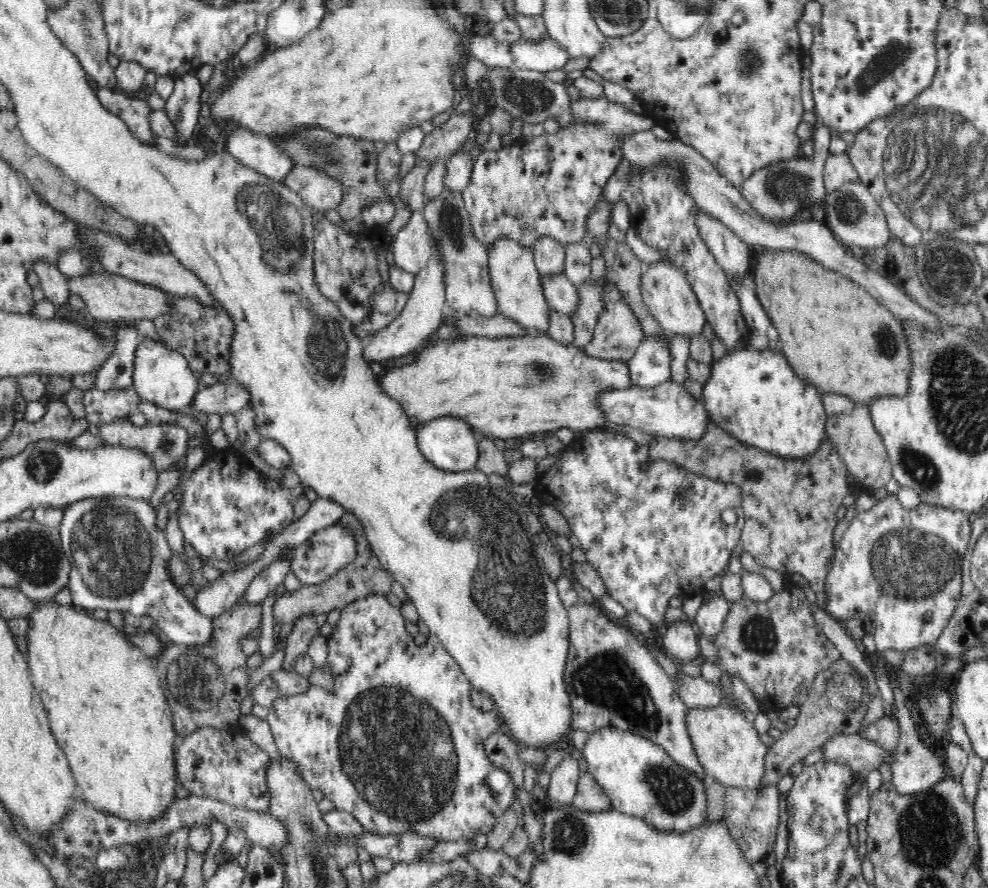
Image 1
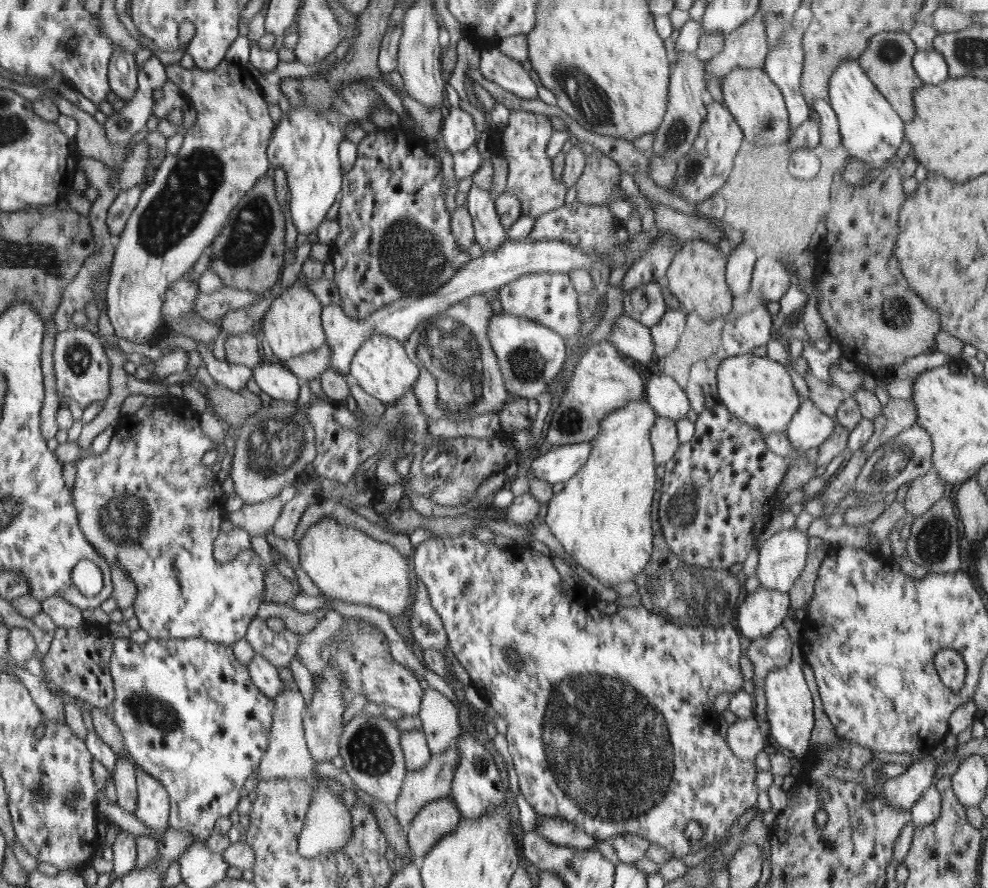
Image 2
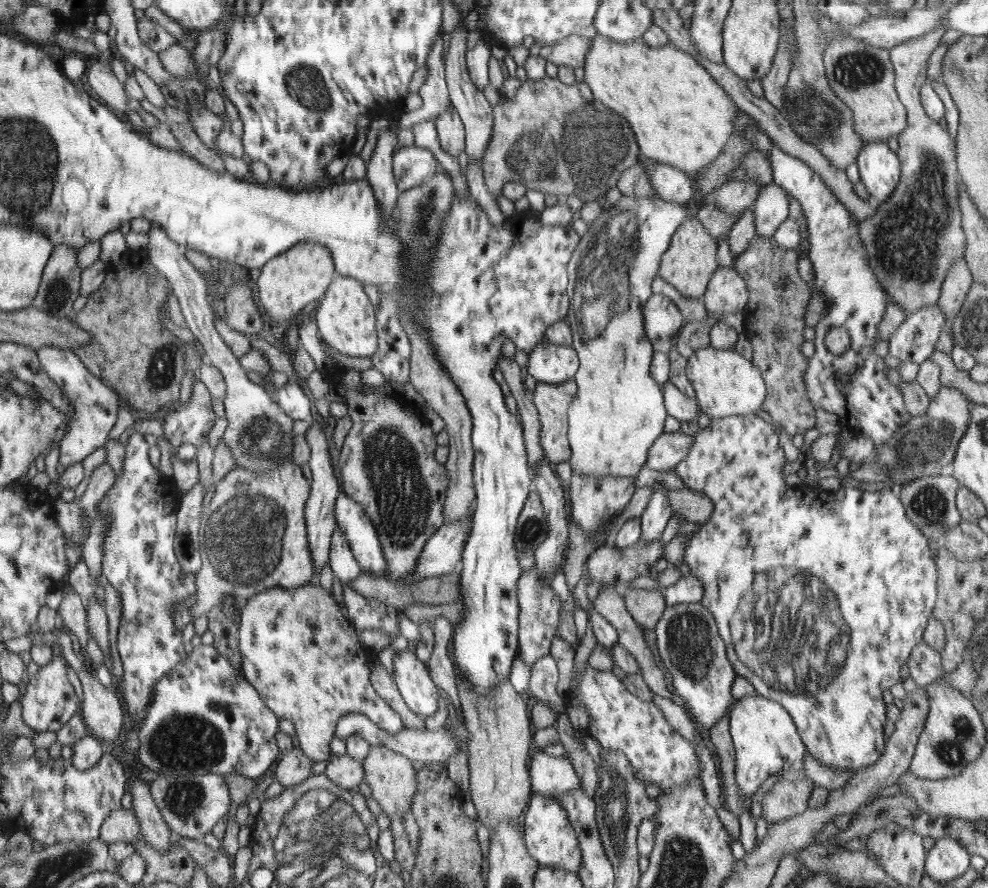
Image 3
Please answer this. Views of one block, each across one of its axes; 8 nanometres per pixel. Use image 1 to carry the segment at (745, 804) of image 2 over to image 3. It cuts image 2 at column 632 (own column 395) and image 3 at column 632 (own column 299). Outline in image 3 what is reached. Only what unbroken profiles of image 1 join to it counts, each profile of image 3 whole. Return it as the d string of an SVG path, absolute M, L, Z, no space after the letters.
M589 662L584 665L578 680L574 691L570 686L569 694L573 696L575 693L589 714L588 735L594 737L604 749L622 751L644 786L654 784L660 790L666 790L690 783L696 775L702 778L703 768L694 744L673 728L653 702L645 703L630 694L612 670L594 670Z

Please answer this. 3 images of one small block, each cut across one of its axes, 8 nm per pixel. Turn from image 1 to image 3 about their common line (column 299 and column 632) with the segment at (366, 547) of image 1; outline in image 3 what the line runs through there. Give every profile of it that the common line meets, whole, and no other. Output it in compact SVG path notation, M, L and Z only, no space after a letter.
M658 589L627 590L624 593L626 610L644 630L655 628L668 605Z

